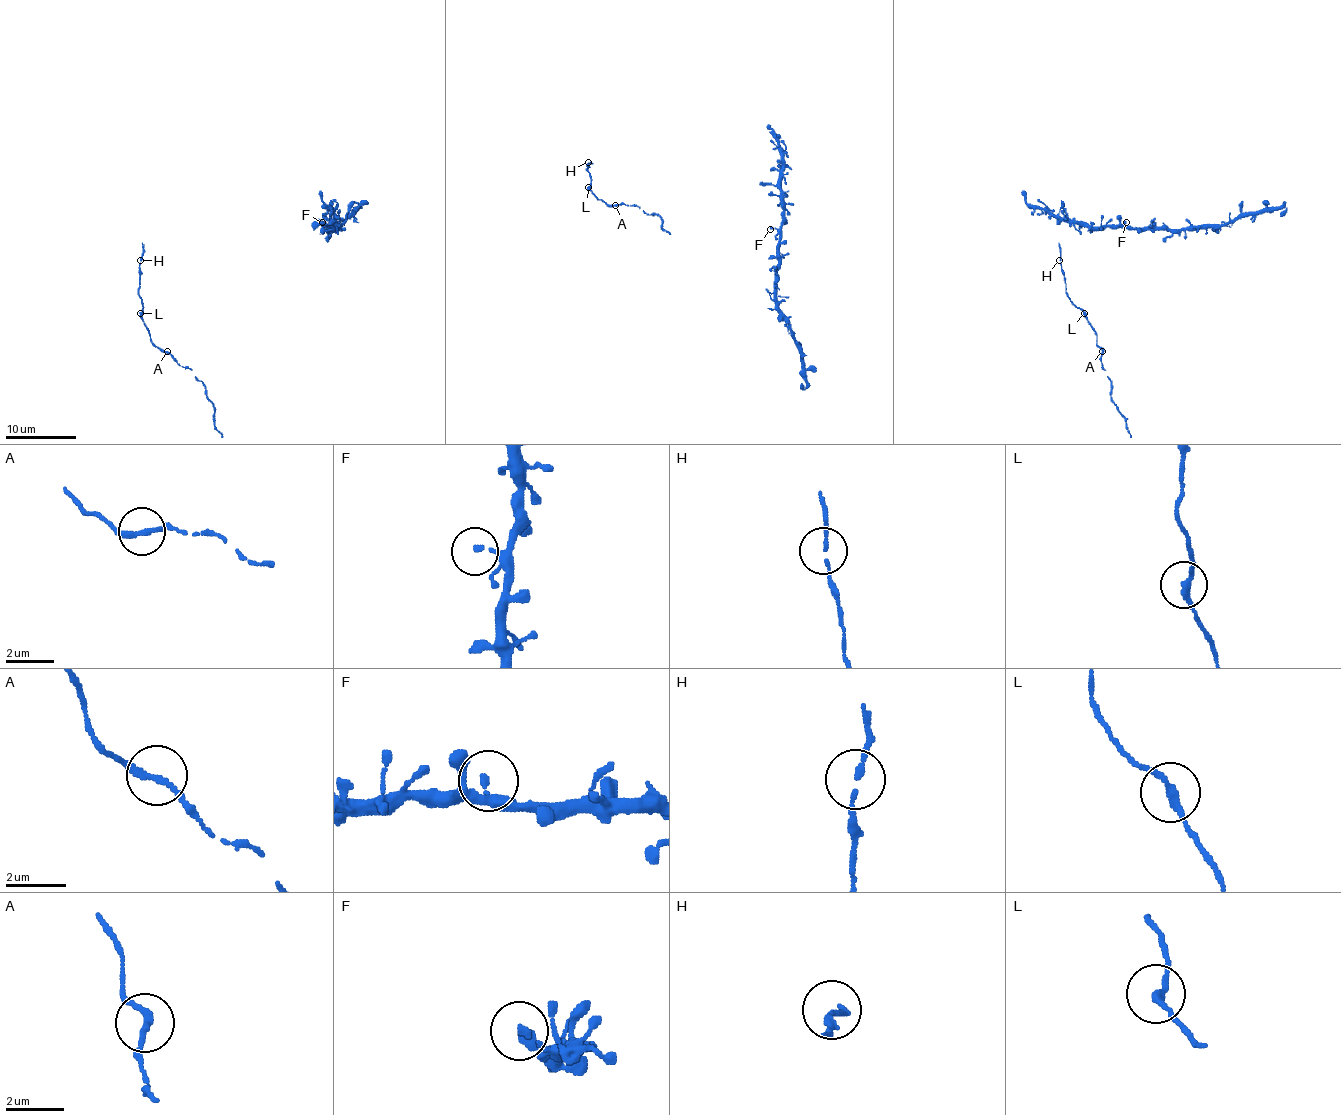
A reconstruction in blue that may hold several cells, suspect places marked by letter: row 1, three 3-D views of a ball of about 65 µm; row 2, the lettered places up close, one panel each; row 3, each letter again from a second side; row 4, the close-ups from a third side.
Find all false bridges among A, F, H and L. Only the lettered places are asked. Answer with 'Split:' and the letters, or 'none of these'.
Split: none of these

